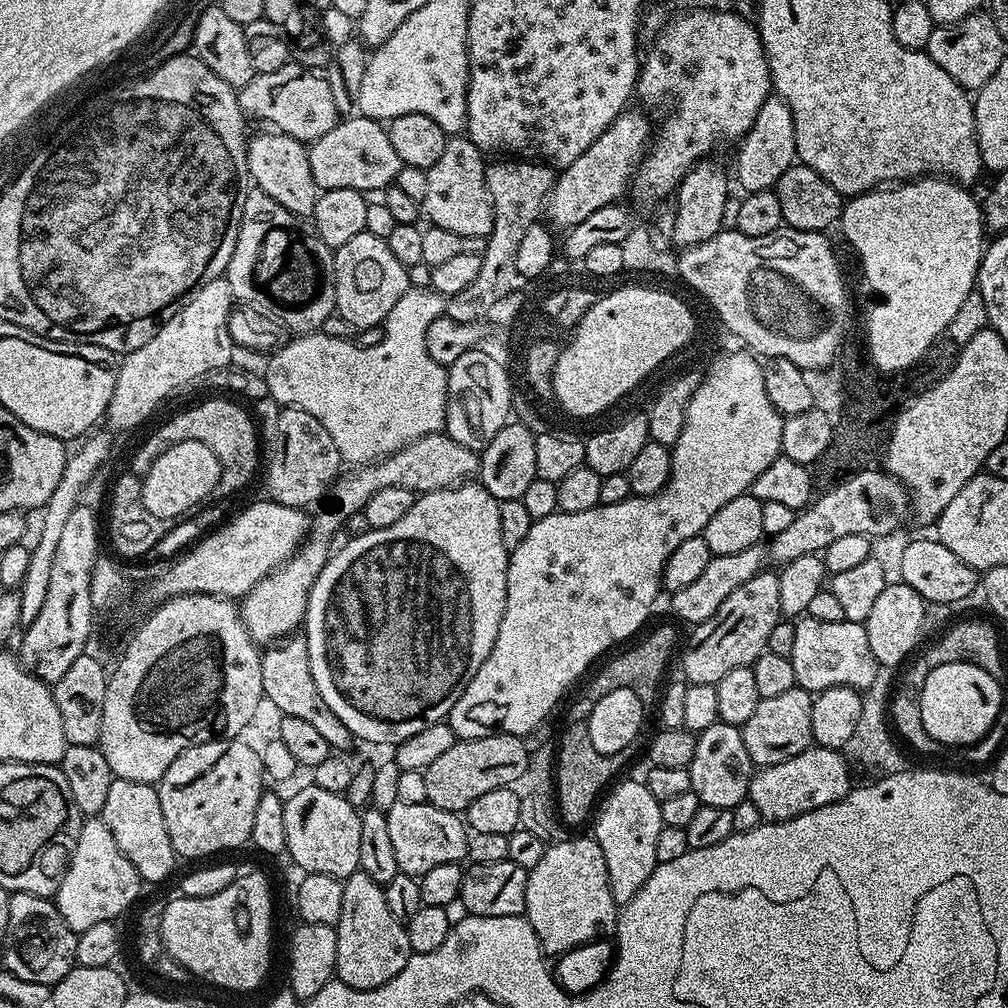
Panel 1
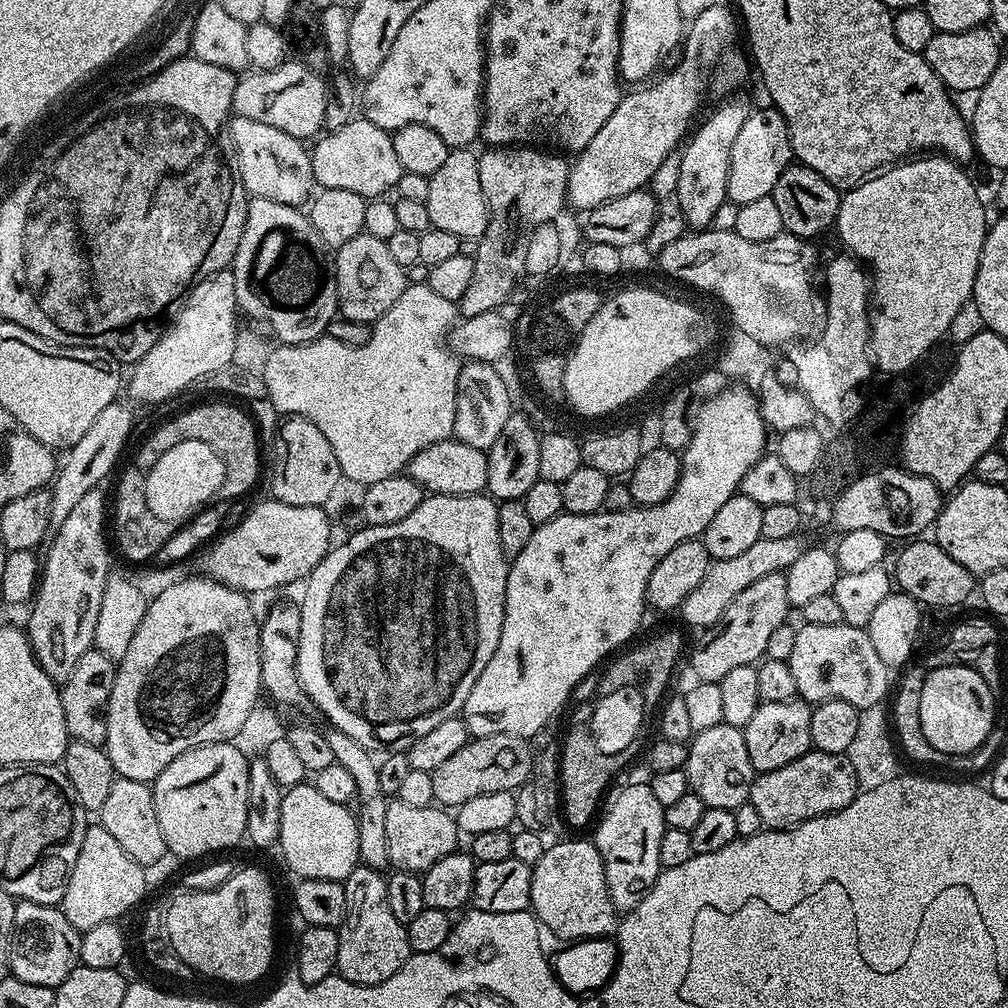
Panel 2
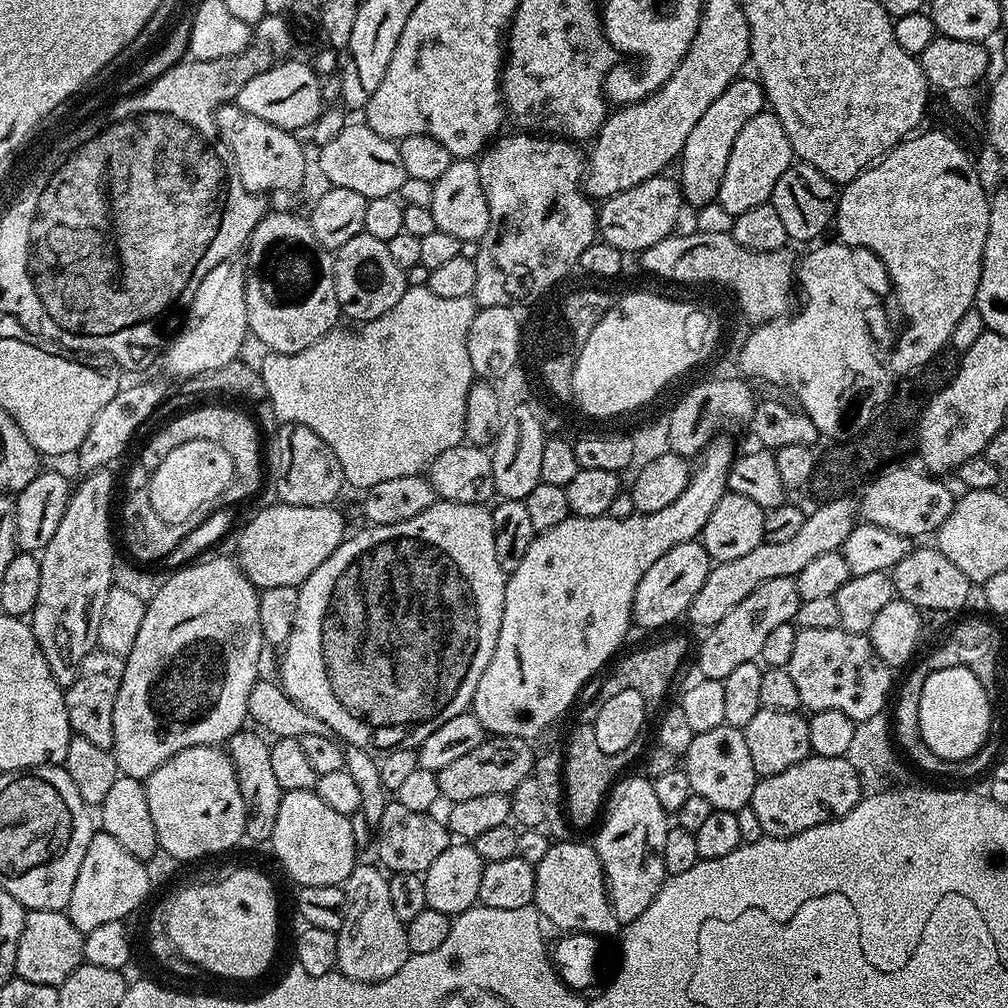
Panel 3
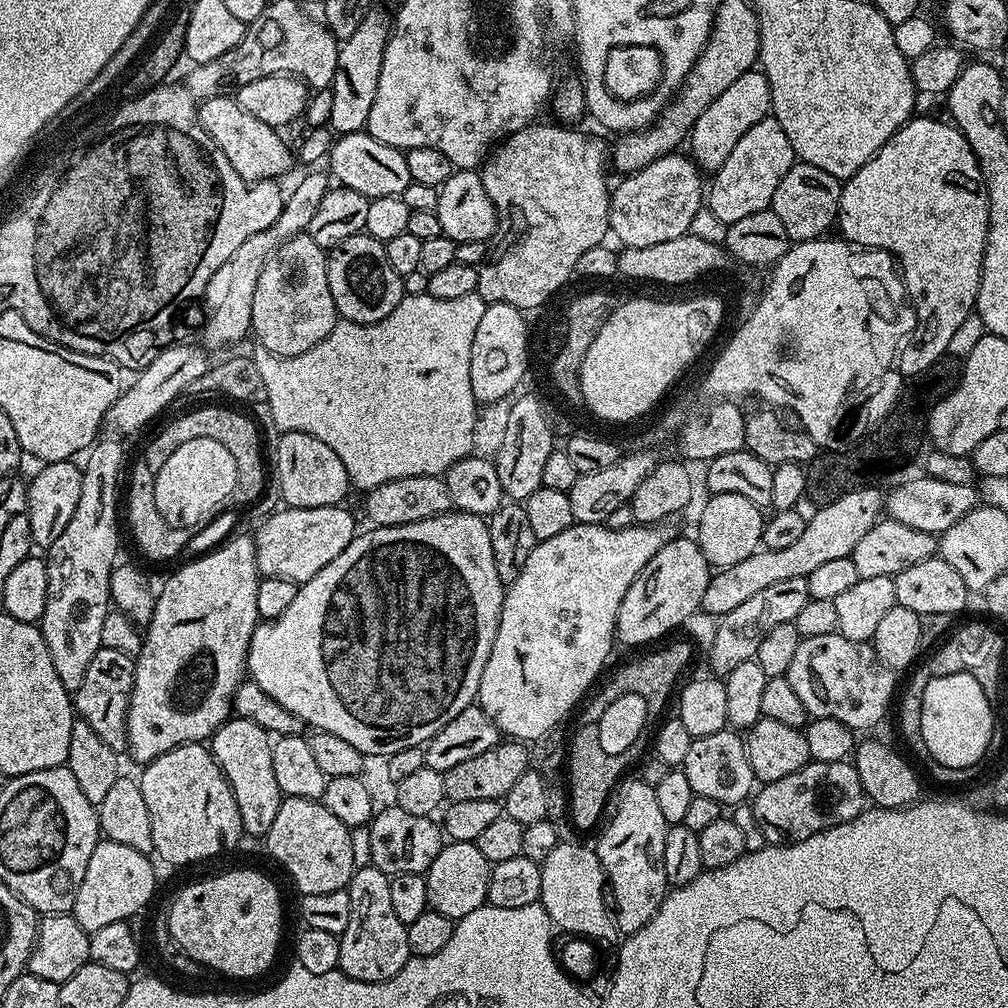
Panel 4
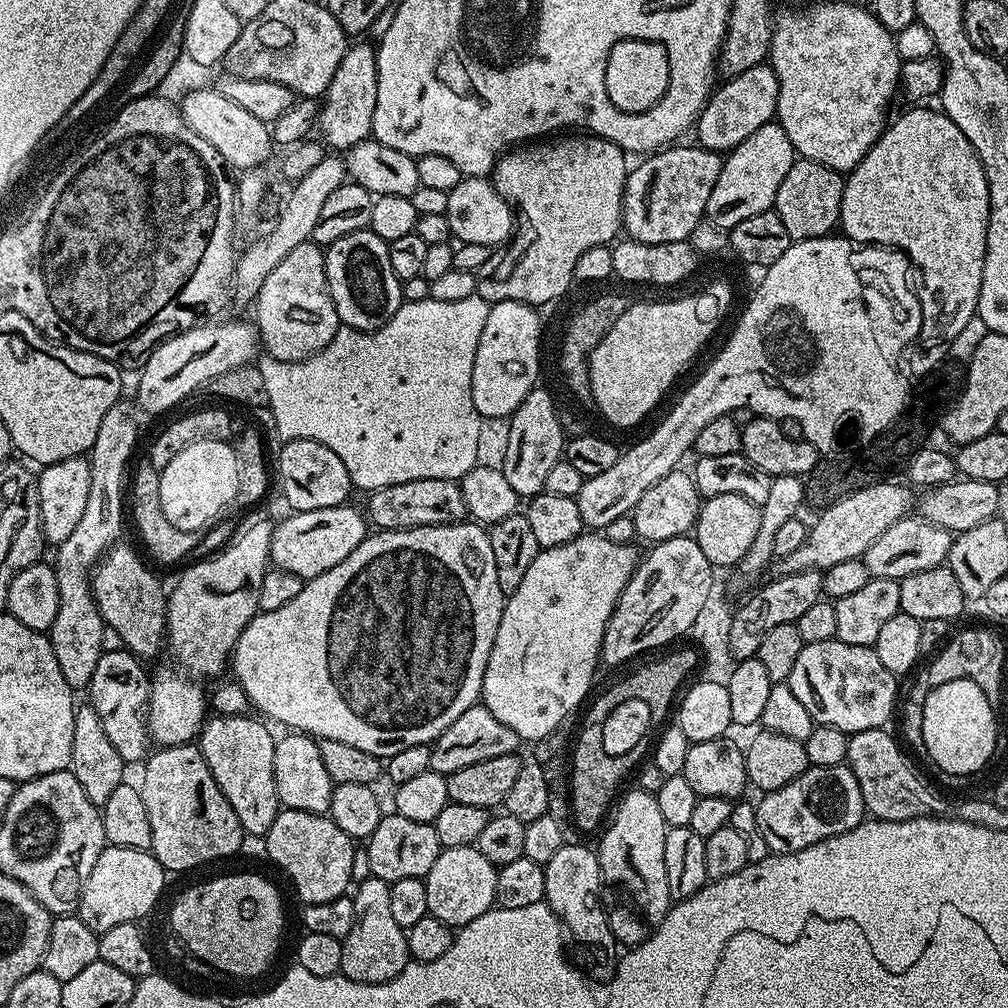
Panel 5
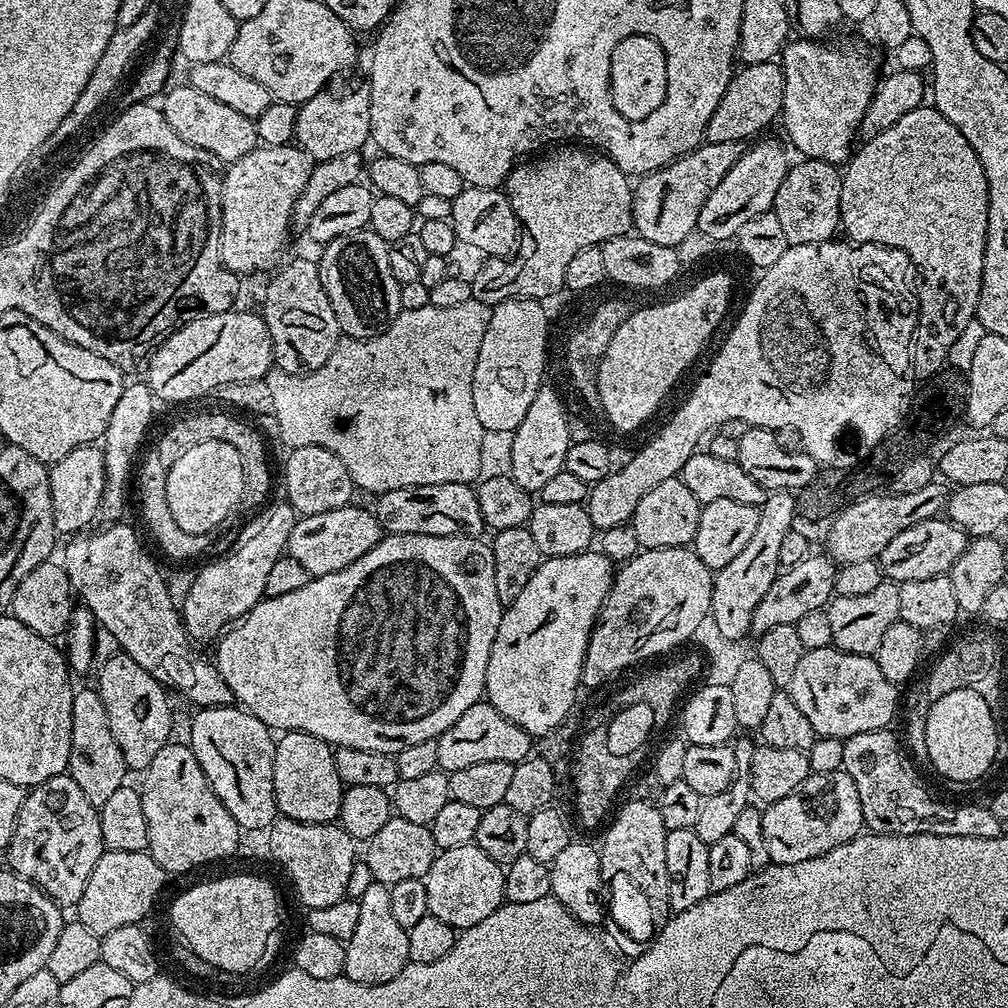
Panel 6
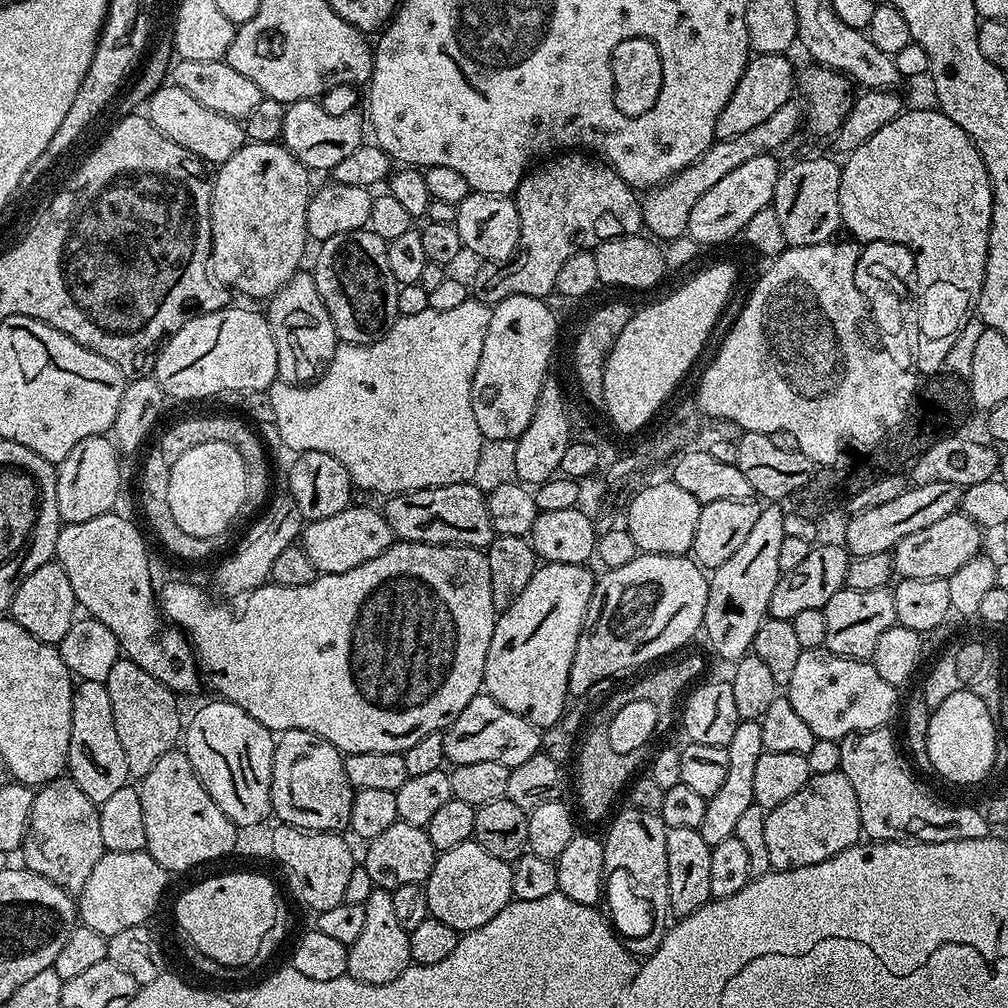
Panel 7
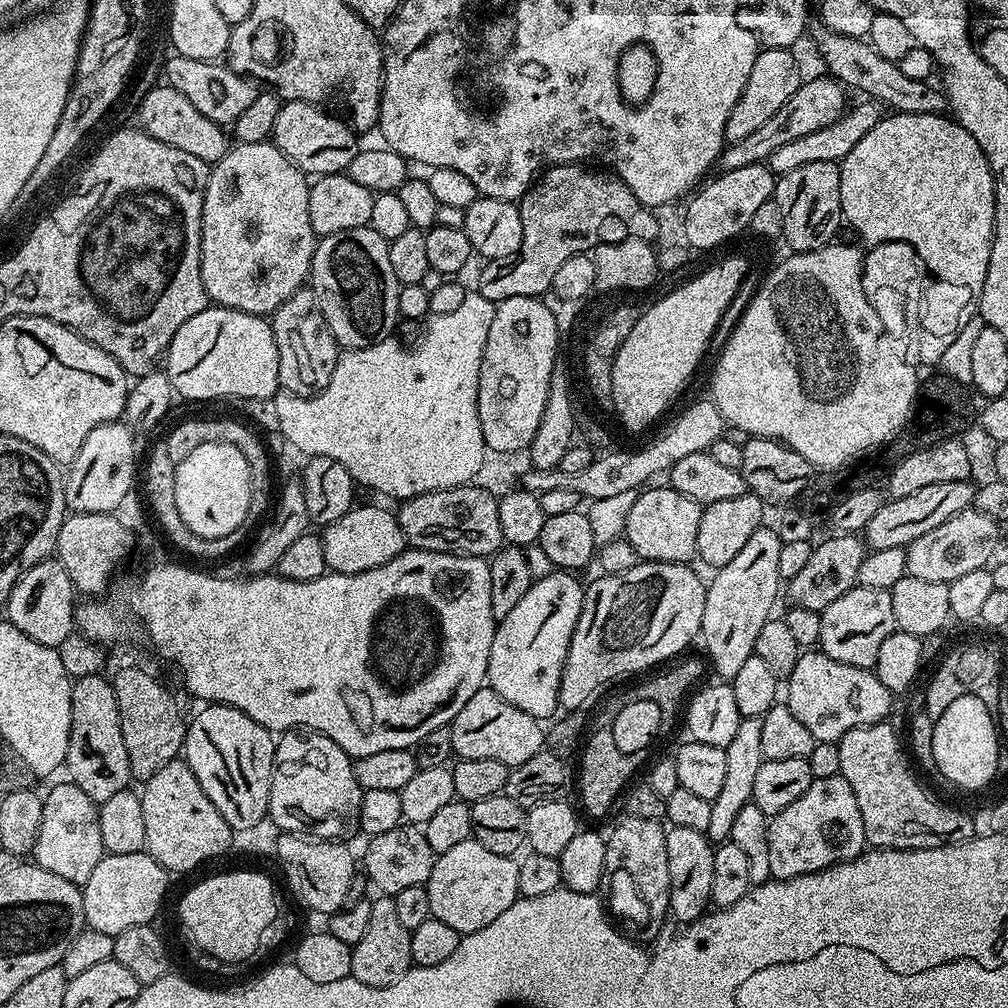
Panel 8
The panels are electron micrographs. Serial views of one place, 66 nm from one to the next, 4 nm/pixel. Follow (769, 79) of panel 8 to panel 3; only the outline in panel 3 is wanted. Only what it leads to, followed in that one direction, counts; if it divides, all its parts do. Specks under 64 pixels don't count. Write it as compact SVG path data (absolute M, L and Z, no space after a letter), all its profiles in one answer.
M744 79L733 80L730 86L726 86L726 90L722 90L722 94L718 94L718 98L714 98L714 102L710 102L706 114L698 118L694 130L690 130L690 138L686 138L686 146L678 157L678 183L689 205L708 204L716 200L718 190L722 186L722 174L726 174L730 150L734 150L734 138L738 138L742 126L746 126L746 122L750 122L754 114L765 111L766 97L759 79Z

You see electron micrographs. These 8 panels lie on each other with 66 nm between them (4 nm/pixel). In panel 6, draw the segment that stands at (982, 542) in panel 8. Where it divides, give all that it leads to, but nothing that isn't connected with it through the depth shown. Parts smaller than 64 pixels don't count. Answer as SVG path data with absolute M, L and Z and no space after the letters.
M947 518L923 520L914 526L906 526L890 542L886 542L878 557L881 573L892 582L918 582L918 578L934 578L951 573L958 554L967 546L969 537Z

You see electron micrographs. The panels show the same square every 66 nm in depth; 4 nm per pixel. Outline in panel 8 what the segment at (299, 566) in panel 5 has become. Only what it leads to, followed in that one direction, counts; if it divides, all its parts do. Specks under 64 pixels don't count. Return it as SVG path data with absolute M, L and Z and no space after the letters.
M376 504L354 506L342 518L327 525L322 532L324 557L332 572L362 574L390 562L399 552L405 551L406 541L396 521L395 511L387 512Z

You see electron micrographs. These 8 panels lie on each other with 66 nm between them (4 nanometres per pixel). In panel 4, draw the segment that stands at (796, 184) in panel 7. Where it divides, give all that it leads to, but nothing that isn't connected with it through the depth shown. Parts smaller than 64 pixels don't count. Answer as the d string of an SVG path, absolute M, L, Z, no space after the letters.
M797 162L786 170L786 178L778 182L770 207L774 214L778 214L782 226L786 226L789 241L819 240L831 224L833 227L837 223L841 187L841 181L836 180L834 174L826 174L826 170L818 170L818 166Z

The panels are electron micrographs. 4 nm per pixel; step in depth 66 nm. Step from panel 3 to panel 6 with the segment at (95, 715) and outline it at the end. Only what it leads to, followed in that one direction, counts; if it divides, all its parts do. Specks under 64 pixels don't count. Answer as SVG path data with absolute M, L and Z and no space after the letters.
M117 651L104 665L99 665L95 673L94 687L102 698L102 706L106 706L106 719L110 722L110 734L114 734L114 742L118 742L118 750L122 750L124 765L133 773L142 774L154 762L158 750L173 739L172 736L172 704L168 701L169 689L165 688L134 658L122 651Z

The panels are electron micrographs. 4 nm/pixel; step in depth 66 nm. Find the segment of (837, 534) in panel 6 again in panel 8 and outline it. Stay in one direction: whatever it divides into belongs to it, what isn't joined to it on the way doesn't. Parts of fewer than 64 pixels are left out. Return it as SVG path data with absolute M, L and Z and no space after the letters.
M971 479L958 482L938 482L934 486L922 486L922 490L914 490L914 494L906 494L906 498L890 499L870 518L864 527L862 536L867 547L872 550L890 550L904 548L914 538L926 534L926 530L934 530L934 526L942 526L946 518L954 518L962 510L973 507L976 499L976 488Z

